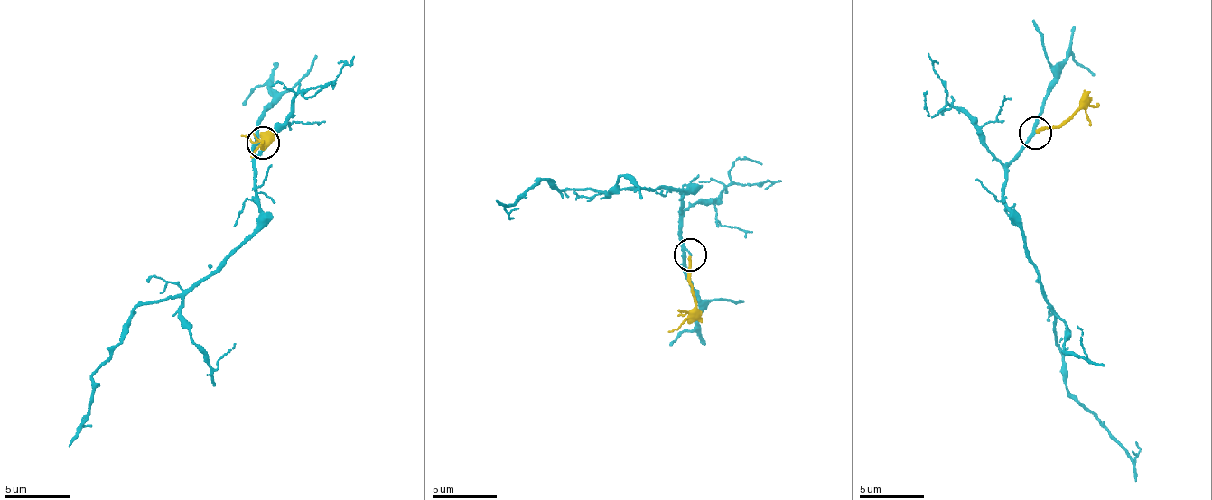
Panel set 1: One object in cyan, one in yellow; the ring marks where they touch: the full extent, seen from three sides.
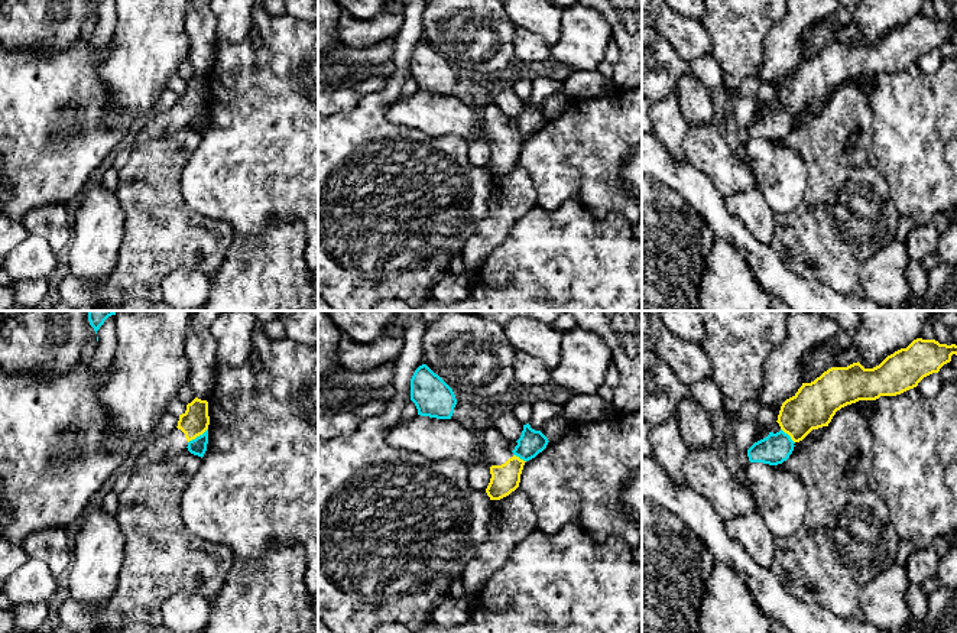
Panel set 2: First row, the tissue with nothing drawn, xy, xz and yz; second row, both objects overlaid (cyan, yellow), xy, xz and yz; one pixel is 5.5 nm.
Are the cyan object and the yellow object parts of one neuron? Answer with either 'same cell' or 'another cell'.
another cell

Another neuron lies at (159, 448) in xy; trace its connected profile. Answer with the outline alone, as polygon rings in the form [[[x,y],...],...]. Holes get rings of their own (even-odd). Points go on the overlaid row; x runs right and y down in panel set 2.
[[[195,397],[179,415],[178,426],[162,436],[153,436],[136,461],[136,470],[172,460],[186,449],[188,442],[202,435],[210,425],[208,402]]]

